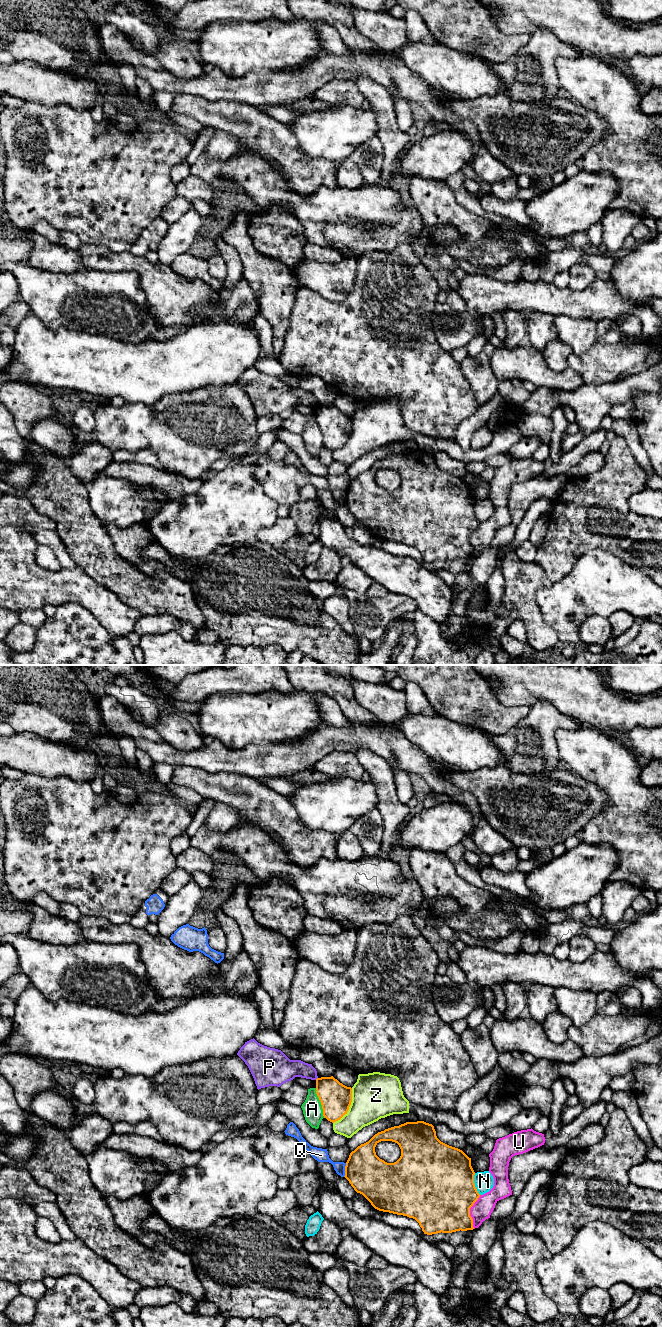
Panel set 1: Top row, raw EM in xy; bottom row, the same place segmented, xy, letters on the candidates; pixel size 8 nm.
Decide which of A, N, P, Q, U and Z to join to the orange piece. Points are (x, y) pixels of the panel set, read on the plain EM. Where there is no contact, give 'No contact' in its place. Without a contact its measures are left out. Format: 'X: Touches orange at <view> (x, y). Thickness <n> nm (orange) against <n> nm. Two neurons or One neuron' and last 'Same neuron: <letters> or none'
A: Touches orange at xy (321, 431). Thickness 240 nm (orange) against 160 nm. Two neurons
N: Touches orange at xy (474, 512). Thickness 500 nm (orange) against 160 nm. Two neurons
P: No contact. Two neurons
Q: Touches orange at xy (345, 498). Thickness 320 nm (orange) against 110 nm. Two neurons
U: Touches orange at xy (469, 540). Thickness 500 nm (orange) against 160 nm. Two neurons
Z: Touches orange at xy (349, 434). Thickness 240 nm (orange) against 380 nm. Two neurons
Same neuron: none

